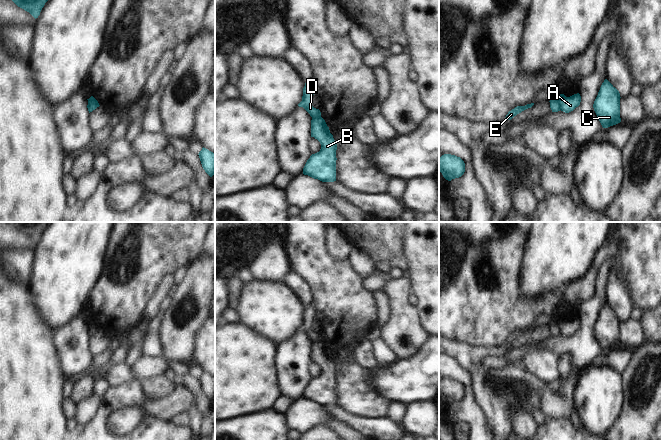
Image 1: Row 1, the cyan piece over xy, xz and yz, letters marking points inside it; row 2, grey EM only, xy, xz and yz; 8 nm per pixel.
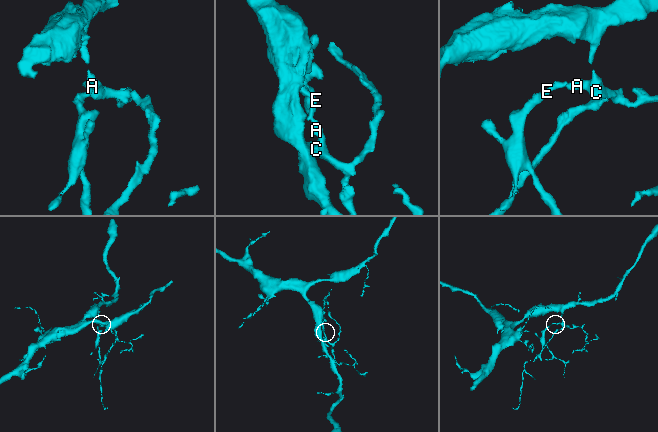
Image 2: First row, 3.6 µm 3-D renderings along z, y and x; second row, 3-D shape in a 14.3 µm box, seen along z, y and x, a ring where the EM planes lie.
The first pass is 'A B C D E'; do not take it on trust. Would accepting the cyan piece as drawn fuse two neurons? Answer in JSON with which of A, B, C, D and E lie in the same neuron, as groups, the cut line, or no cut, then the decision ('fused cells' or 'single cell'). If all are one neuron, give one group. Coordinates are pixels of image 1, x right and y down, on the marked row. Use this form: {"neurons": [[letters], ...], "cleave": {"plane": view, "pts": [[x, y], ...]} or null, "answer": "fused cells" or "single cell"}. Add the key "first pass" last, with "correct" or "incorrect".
{"neurons": [["A", "B", "C"], ["D", "E"]], "cleave": {"plane": "yz", "pts": [[556, 98], [561, 109]]}, "answer": "fused cells", "first pass": "incorrect"}

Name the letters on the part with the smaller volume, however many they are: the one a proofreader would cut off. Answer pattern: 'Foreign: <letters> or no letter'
Foreign: D, E

